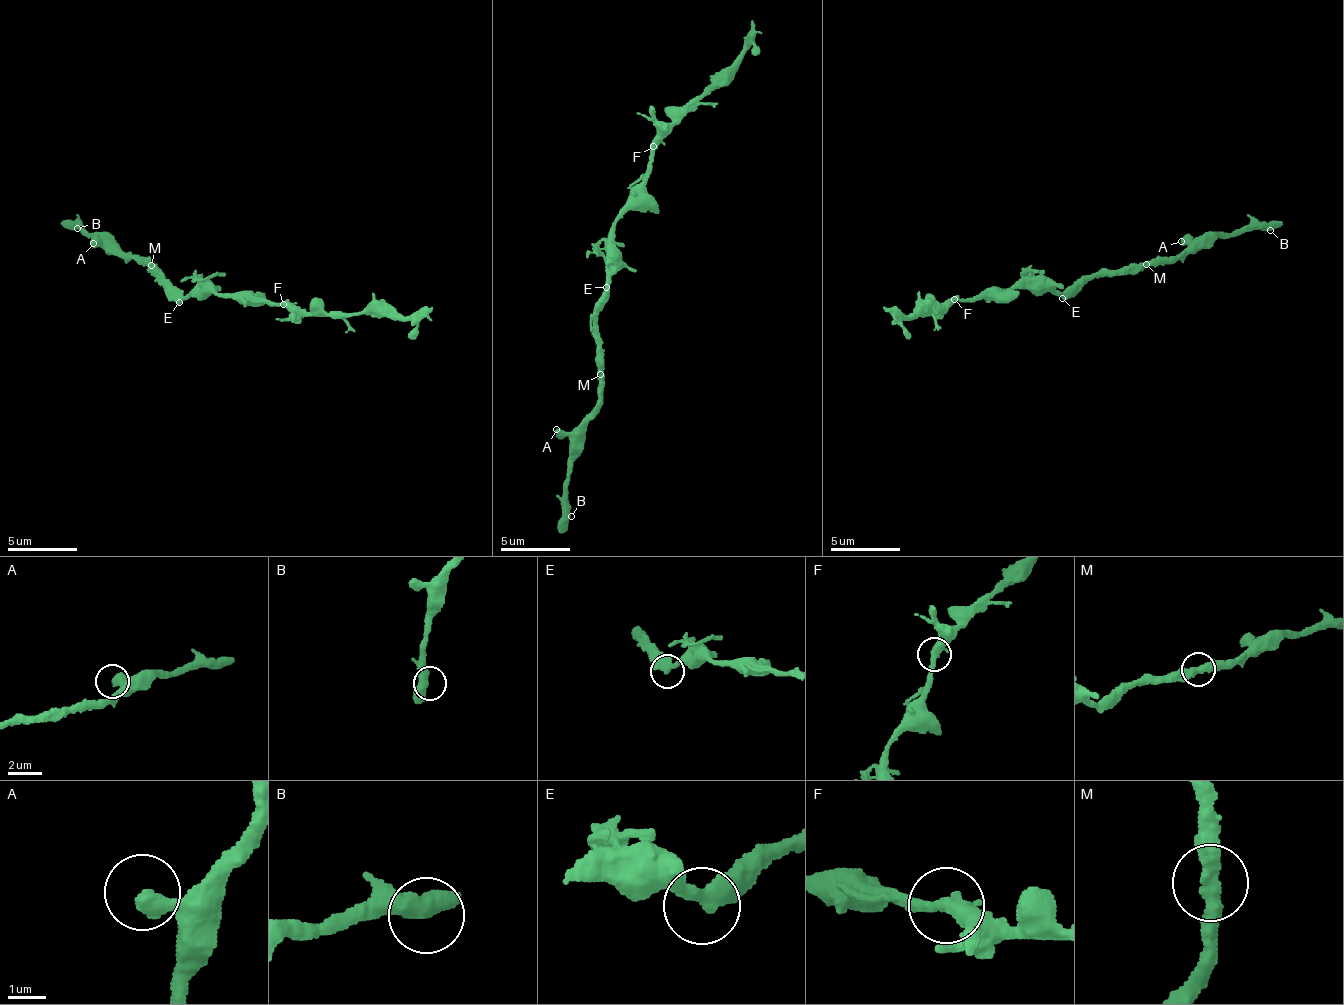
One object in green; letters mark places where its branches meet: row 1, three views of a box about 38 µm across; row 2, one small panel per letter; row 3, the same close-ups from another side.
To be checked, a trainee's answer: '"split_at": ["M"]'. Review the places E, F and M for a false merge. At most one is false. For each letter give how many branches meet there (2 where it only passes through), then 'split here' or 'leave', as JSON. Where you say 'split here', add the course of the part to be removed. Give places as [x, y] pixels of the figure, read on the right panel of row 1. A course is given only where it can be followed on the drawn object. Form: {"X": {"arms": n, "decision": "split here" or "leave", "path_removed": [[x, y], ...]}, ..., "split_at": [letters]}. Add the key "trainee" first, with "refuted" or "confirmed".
{"trainee": "refuted", "E": {"arms": 2, "decision": "leave"}, "F": {"arms": 2, "decision": "leave"}, "M": {"arms": 2, "decision": "leave"}, "split_at": []}

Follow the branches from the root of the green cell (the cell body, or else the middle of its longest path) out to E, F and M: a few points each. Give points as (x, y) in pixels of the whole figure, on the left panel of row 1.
E: (194, 296), (185, 295), (179, 302)
F: (194, 296), (198, 293), (240, 295), (283, 304)
M: (194, 296), (171, 290), (165, 279), (154, 278), (156, 274), (150, 274), (151, 266)

